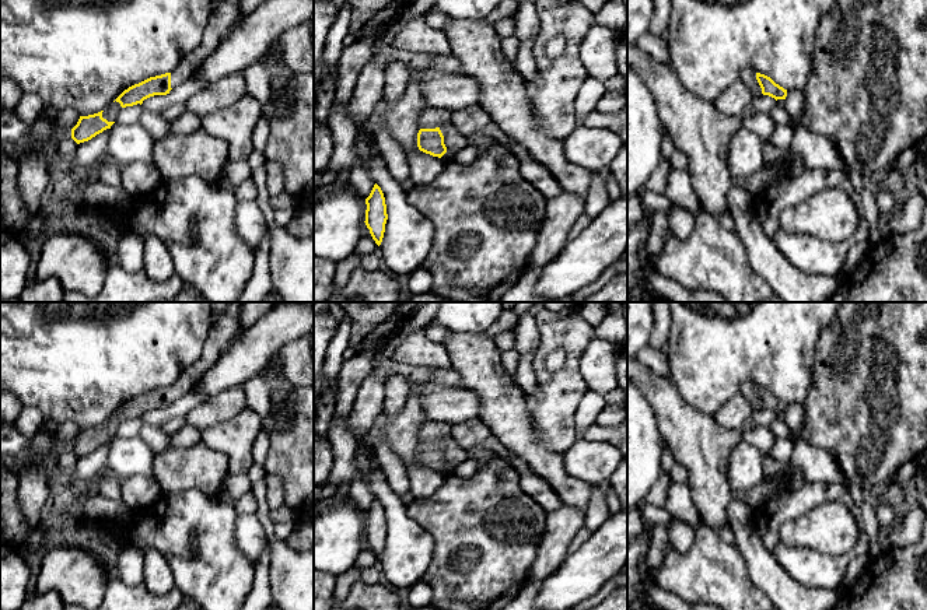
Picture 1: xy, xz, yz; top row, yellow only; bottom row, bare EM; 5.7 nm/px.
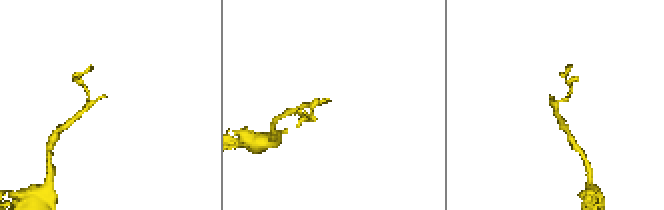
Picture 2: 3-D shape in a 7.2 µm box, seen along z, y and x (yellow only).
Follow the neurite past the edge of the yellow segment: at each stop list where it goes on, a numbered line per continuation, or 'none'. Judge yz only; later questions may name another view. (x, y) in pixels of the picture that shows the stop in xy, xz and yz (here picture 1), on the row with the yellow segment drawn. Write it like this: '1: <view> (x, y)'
1: yz (748, 76)

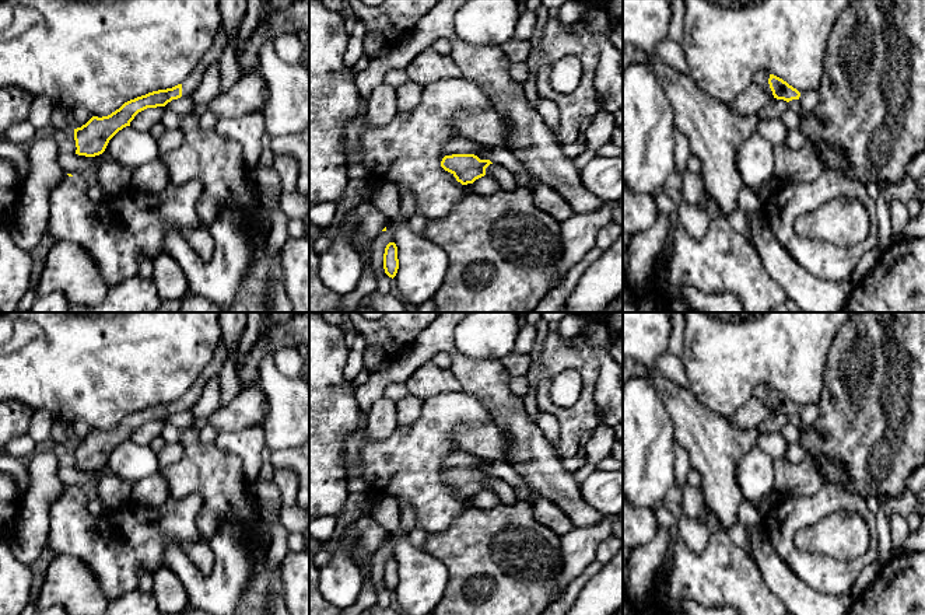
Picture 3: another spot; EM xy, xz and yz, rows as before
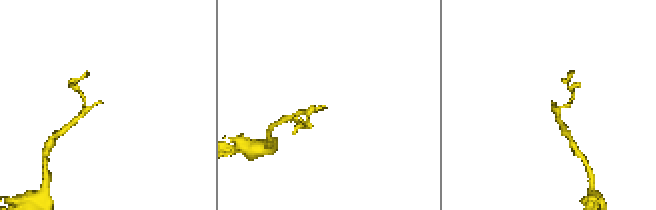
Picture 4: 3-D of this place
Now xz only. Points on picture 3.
1: xz (456, 146)

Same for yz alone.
1: yz (761, 77)

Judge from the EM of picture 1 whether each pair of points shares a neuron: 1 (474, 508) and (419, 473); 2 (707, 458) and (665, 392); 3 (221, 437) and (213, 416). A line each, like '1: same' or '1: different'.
1: different
2: same
3: different

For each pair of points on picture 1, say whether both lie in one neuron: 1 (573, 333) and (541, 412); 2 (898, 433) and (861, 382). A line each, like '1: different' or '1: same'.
1: same
2: same

